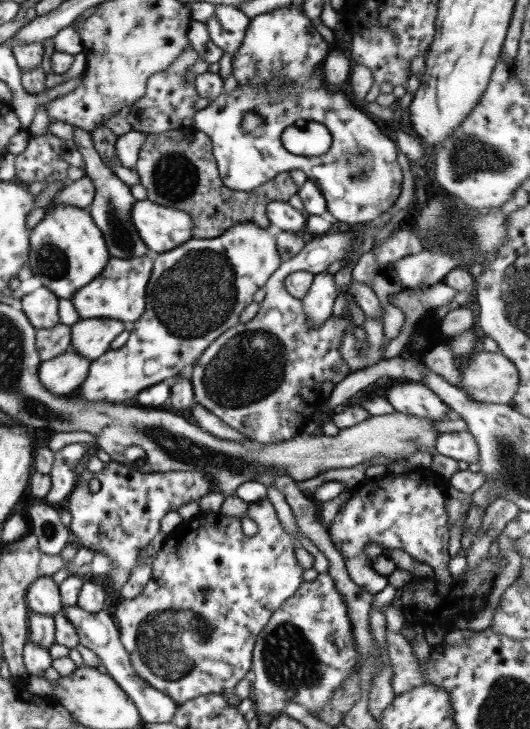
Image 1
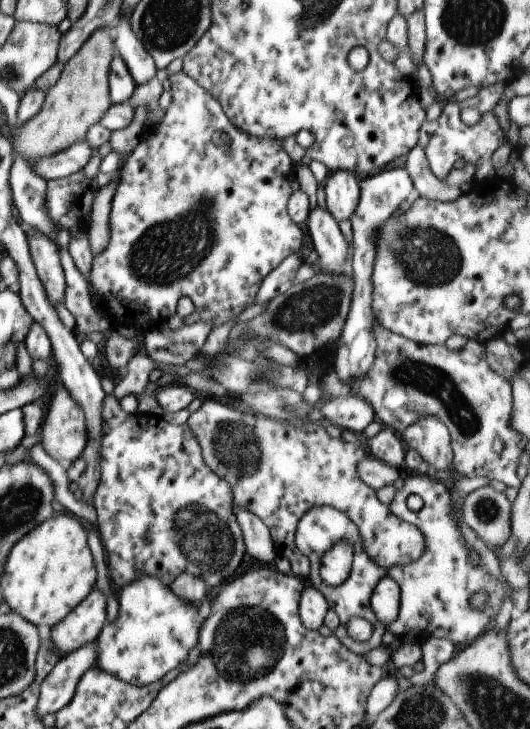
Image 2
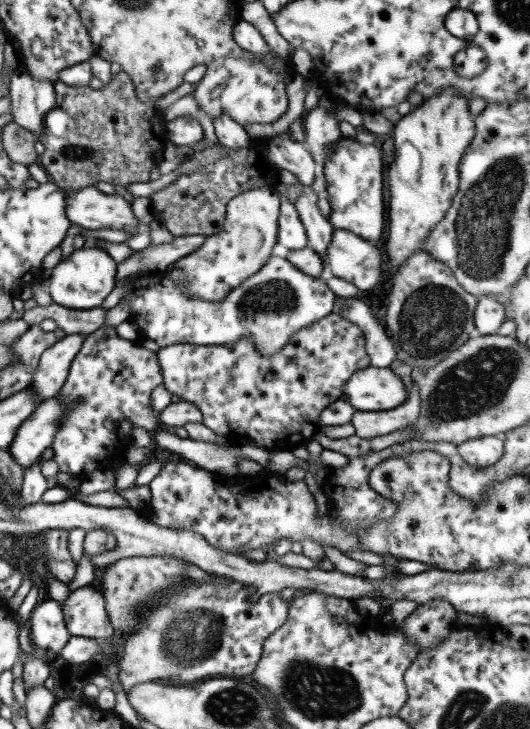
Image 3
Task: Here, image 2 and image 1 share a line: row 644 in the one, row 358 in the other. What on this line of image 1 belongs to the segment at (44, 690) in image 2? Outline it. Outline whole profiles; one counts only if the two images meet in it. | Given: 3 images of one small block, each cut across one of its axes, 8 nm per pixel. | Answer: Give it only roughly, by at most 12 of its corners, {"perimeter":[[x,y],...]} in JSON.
{"perimeter":[[113,318],[79,319],[71,348],[95,361],[129,325]]}

